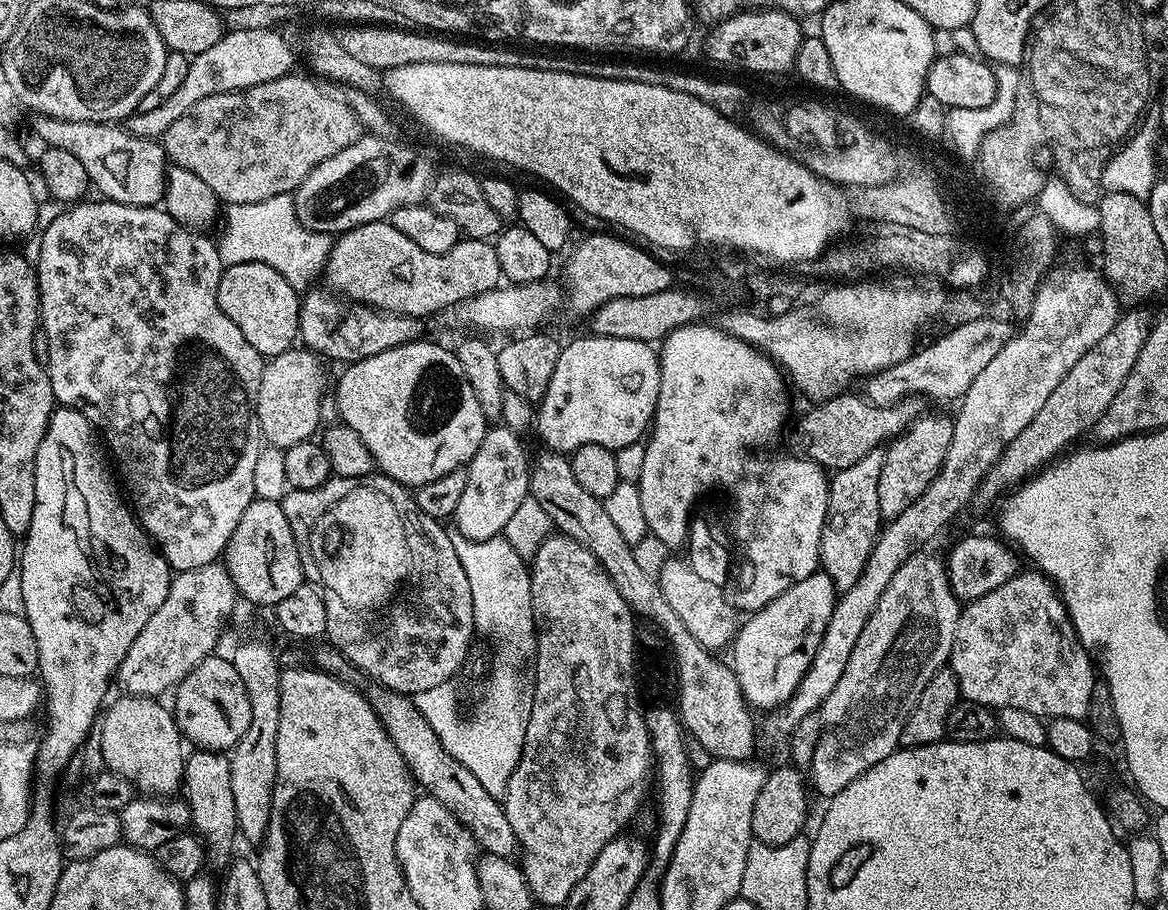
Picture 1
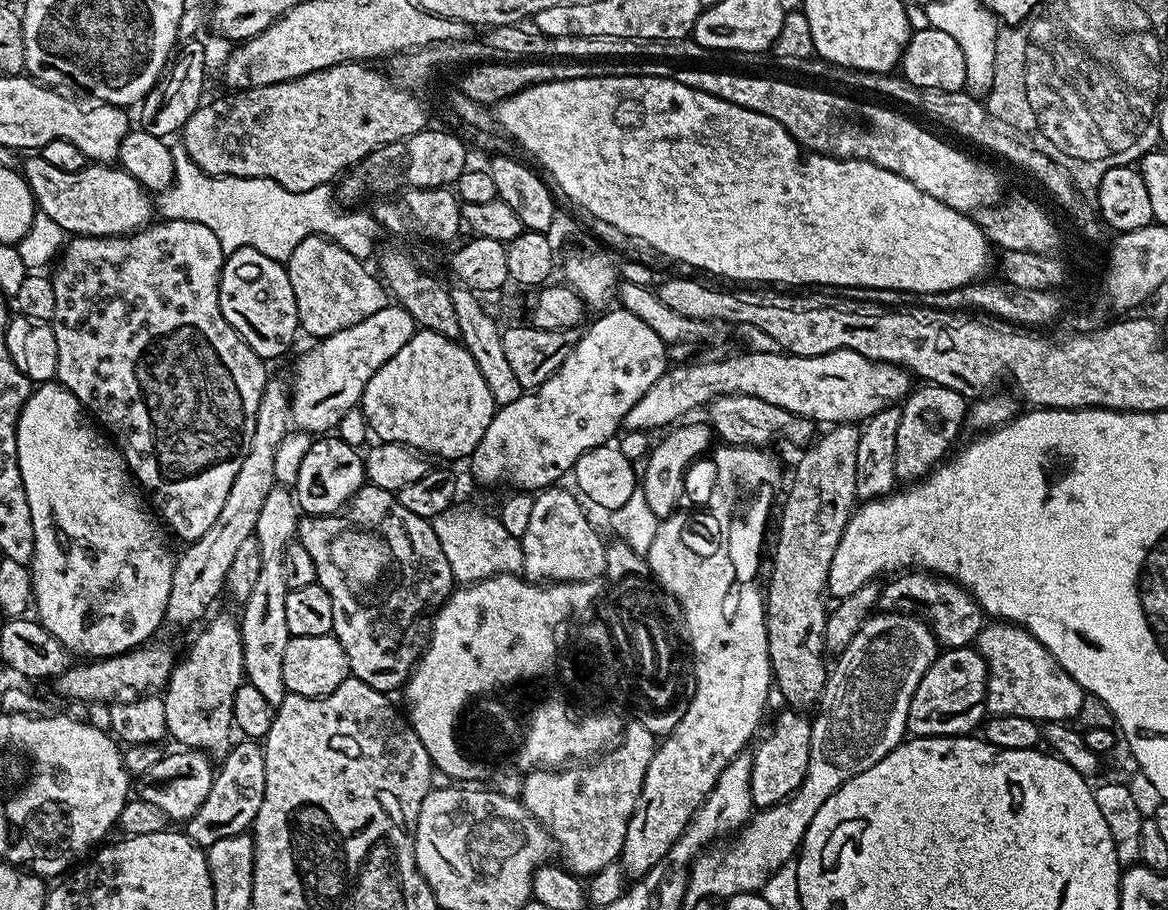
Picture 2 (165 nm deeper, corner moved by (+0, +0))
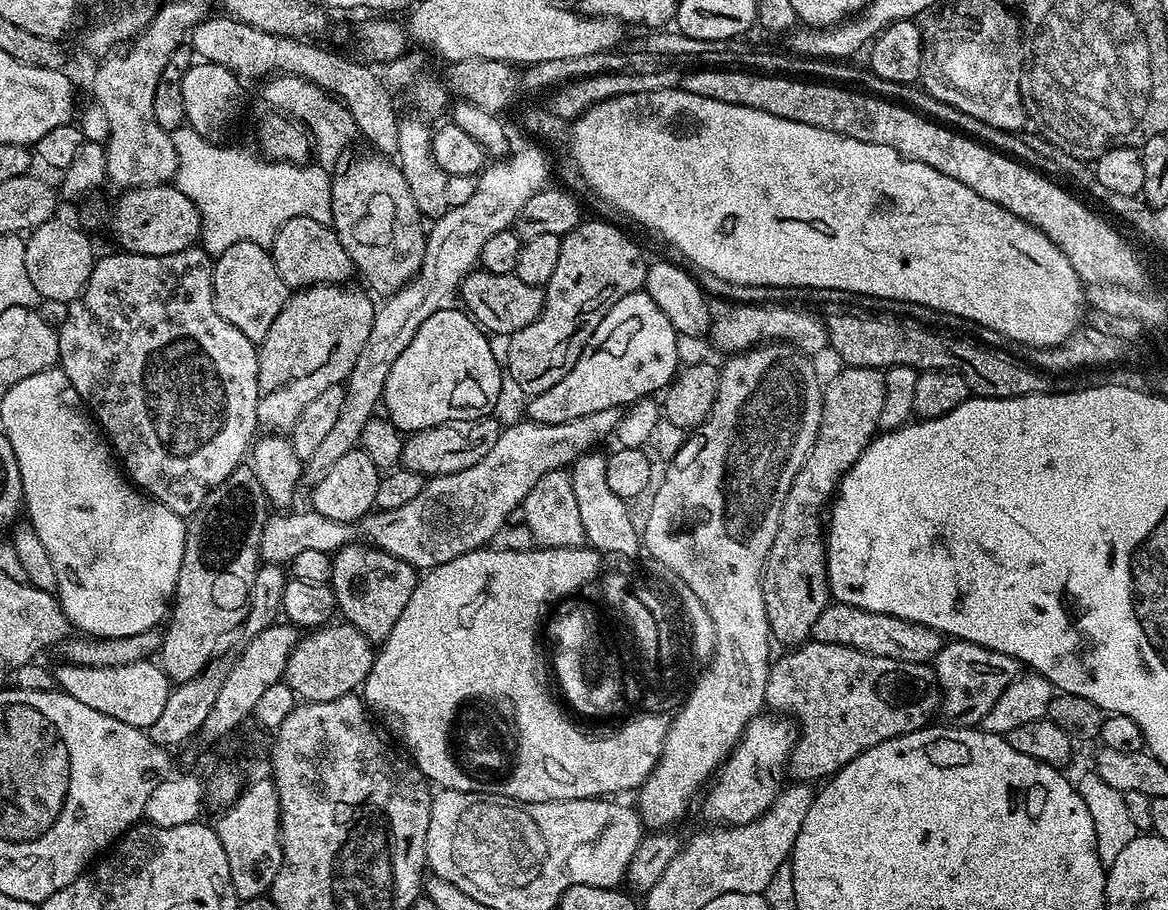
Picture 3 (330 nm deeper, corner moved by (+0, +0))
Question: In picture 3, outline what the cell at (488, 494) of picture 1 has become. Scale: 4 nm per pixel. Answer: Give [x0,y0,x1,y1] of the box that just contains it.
[527,290,680,424]

